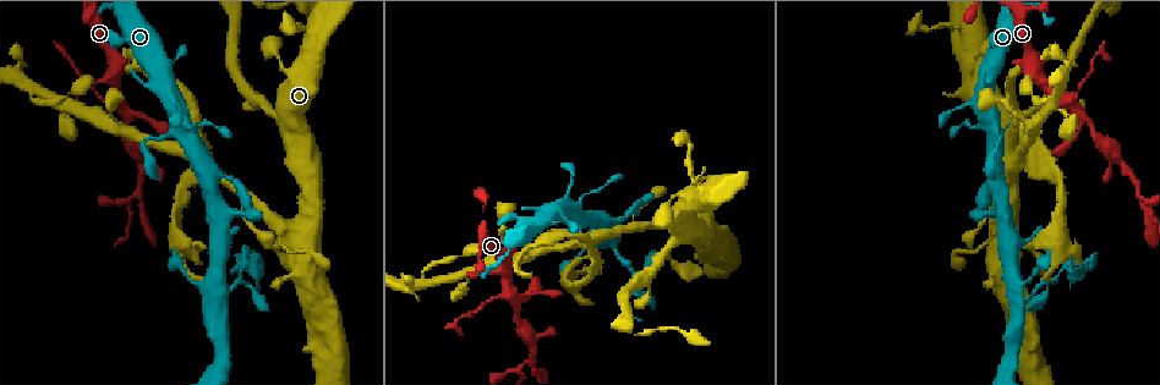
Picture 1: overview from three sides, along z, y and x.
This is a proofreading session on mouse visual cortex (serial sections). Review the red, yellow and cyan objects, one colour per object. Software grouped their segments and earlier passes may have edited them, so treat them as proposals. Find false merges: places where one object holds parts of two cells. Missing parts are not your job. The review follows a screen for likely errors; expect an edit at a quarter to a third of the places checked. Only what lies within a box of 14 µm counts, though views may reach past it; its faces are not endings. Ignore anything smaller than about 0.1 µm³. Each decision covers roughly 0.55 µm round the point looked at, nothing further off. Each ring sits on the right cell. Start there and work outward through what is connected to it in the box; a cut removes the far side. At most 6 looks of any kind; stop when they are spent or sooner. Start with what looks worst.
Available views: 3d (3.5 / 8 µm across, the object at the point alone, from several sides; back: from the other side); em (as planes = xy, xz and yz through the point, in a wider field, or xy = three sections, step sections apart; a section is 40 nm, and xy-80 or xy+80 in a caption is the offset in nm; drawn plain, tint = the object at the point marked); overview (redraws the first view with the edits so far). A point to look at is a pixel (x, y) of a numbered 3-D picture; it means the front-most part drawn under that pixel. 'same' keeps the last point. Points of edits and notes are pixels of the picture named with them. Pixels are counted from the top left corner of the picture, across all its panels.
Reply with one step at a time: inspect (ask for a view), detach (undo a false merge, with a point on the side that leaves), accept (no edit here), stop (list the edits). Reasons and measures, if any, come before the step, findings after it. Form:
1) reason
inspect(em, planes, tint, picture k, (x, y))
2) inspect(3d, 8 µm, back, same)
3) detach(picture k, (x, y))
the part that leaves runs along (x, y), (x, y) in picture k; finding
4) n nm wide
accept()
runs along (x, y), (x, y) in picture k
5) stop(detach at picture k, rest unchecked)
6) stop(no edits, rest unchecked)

abrupt turn
inspect(3d, 3.5 µm, picture 1, (294, 232))

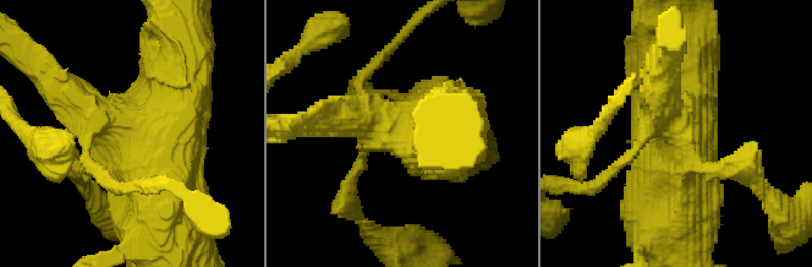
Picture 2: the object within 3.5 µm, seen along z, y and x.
shape alone is not enough
inspect(em, xy, step 1, tint, picture 2, (675, 123))

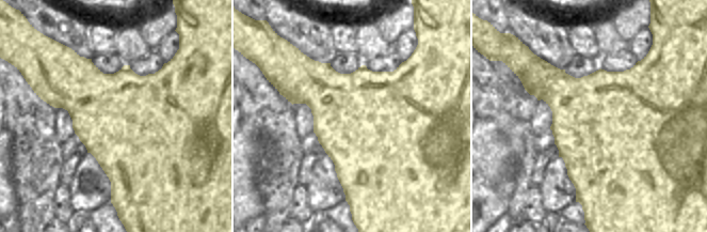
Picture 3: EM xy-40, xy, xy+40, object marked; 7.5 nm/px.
cut it another way
inspect(em, xy, step 2, tint, same)

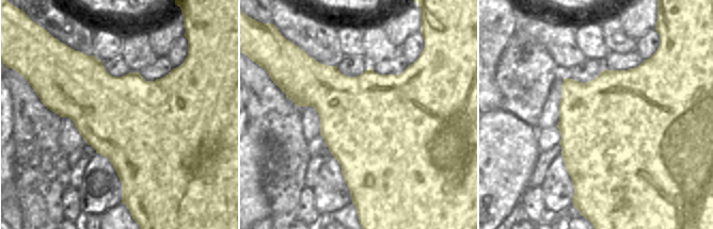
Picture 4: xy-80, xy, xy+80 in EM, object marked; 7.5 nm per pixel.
accept()
all the same cell

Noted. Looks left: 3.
side arm on a straight run
inspect(3d, 3.5 µm, picture 1, (138, 192))

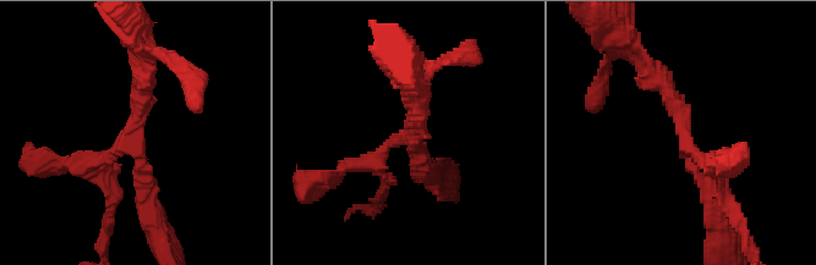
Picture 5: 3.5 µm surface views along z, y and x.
3 arms; arms of 200, 200, 250 nm; shape alone is not enough
inspect(em, xy, step 3, tint, picture 5, (133, 127))

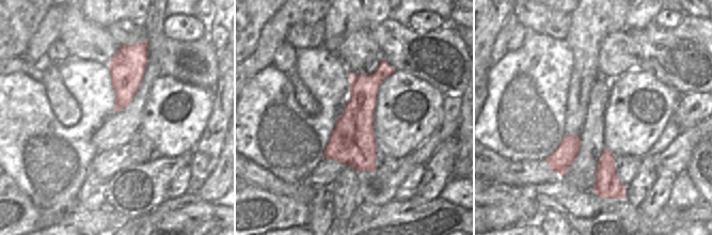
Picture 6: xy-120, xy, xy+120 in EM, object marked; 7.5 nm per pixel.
accept()
one cell here

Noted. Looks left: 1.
stop(no edits, rest unchecked)

